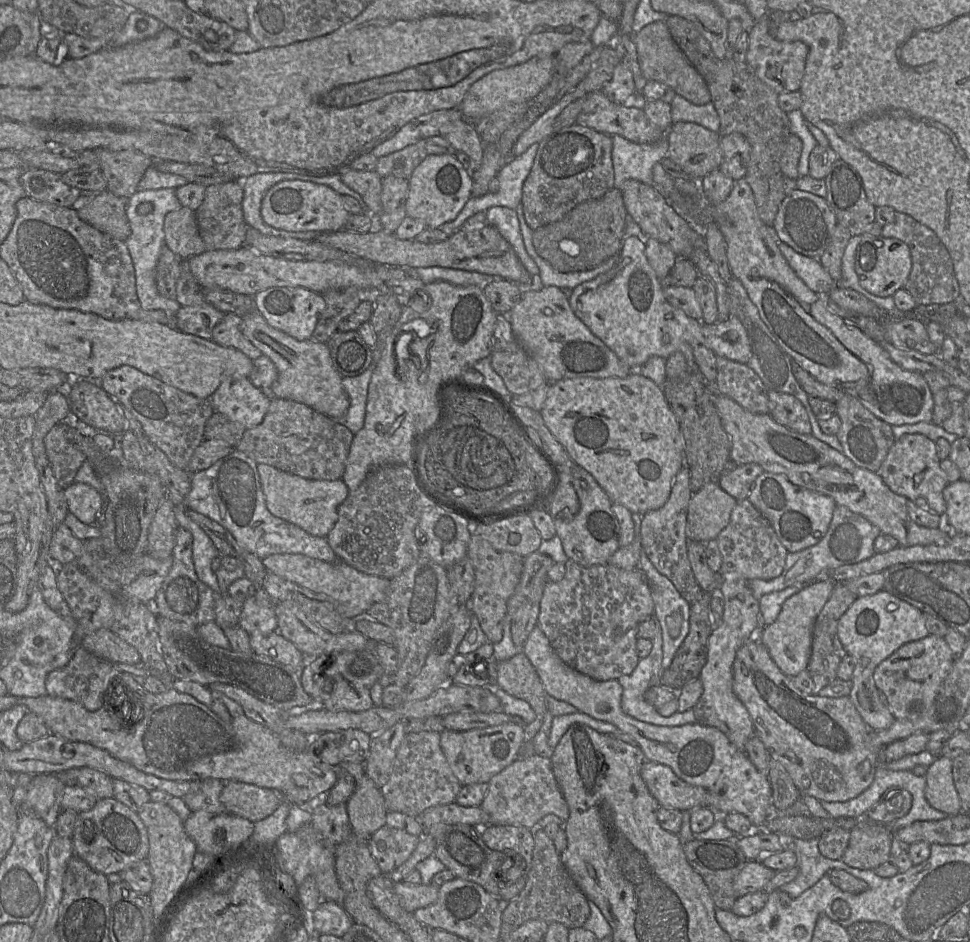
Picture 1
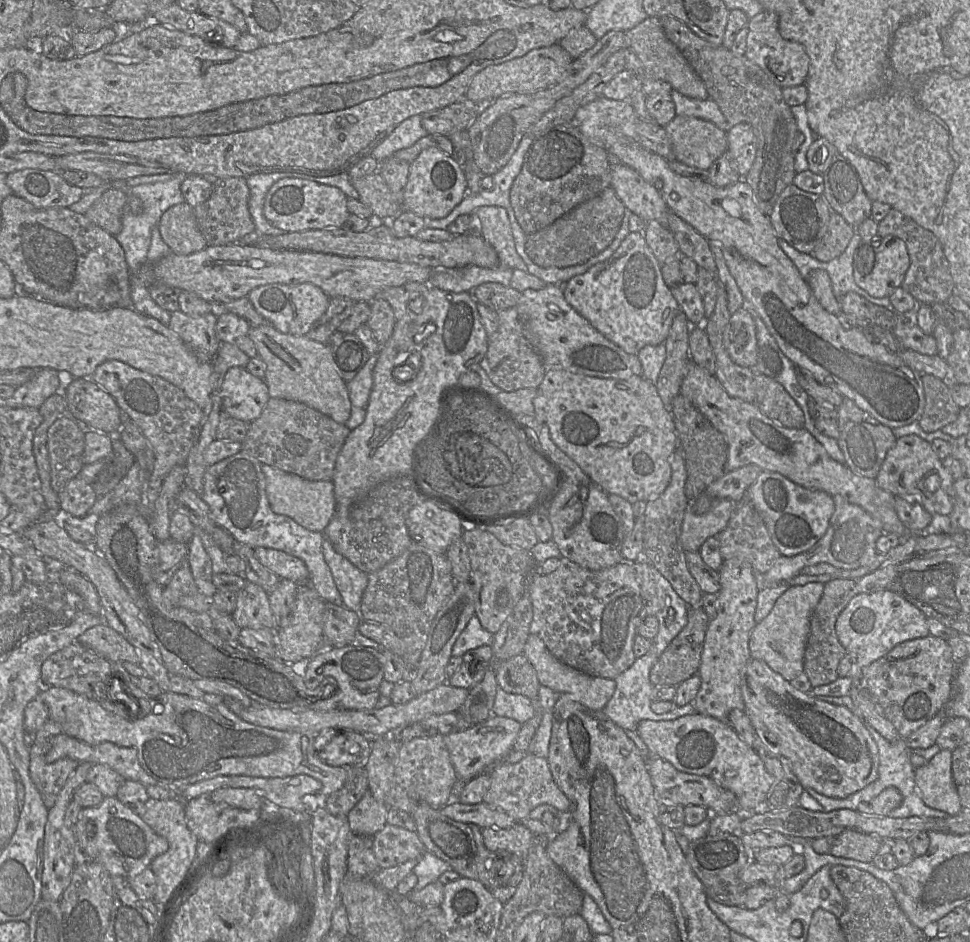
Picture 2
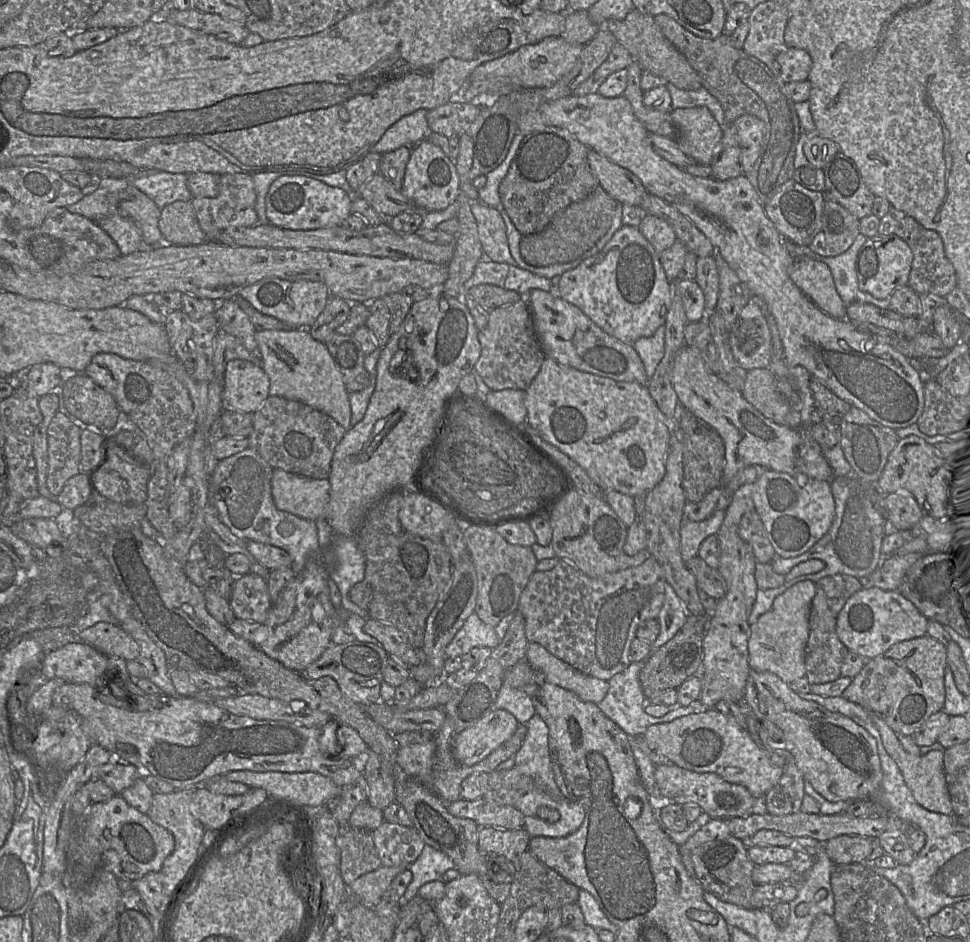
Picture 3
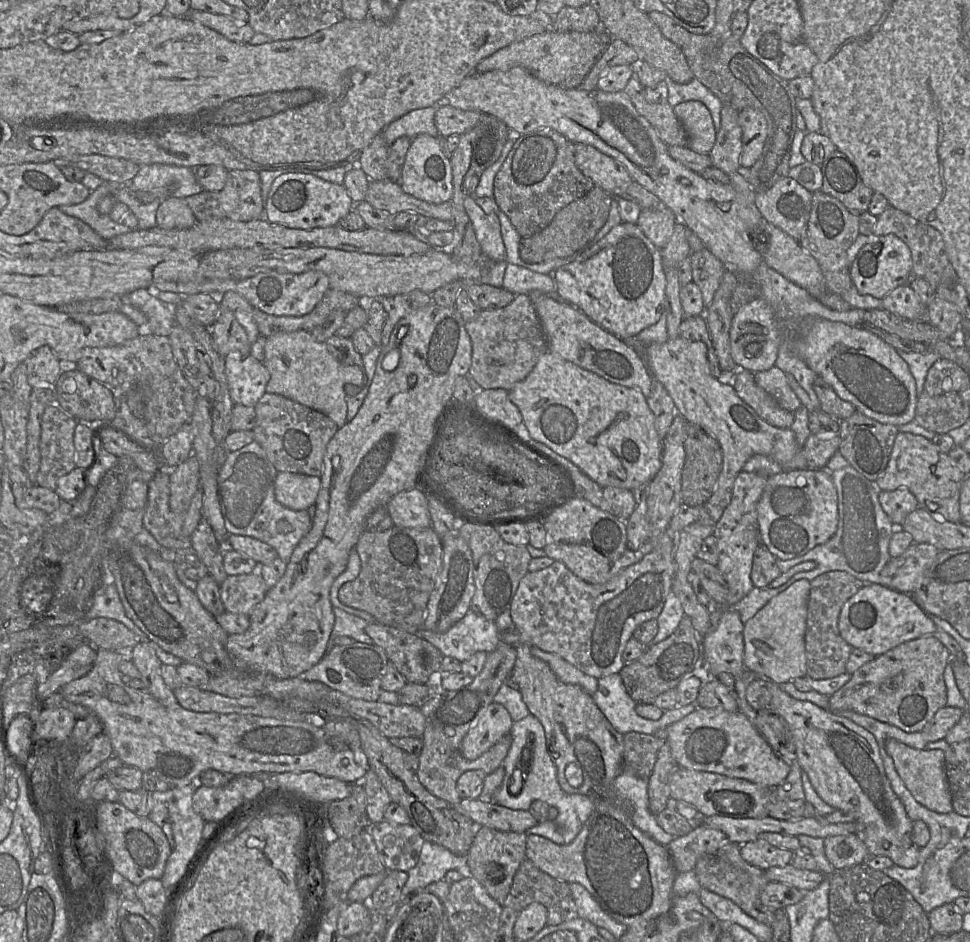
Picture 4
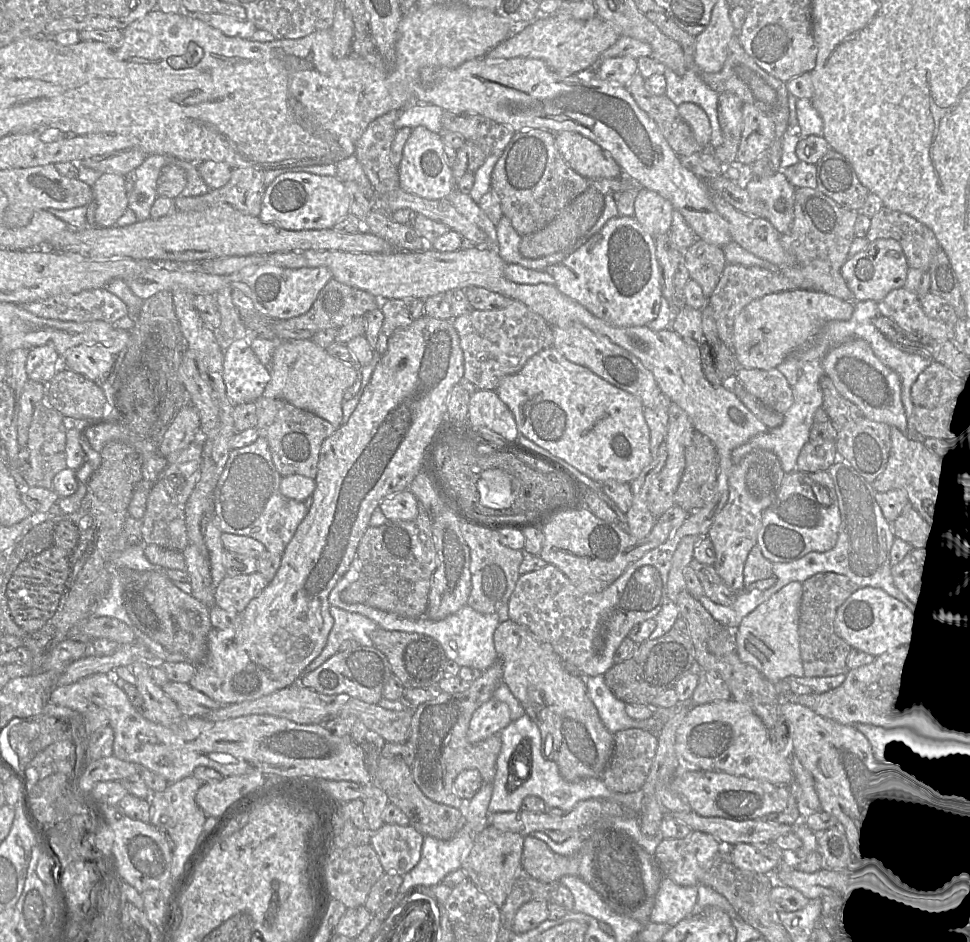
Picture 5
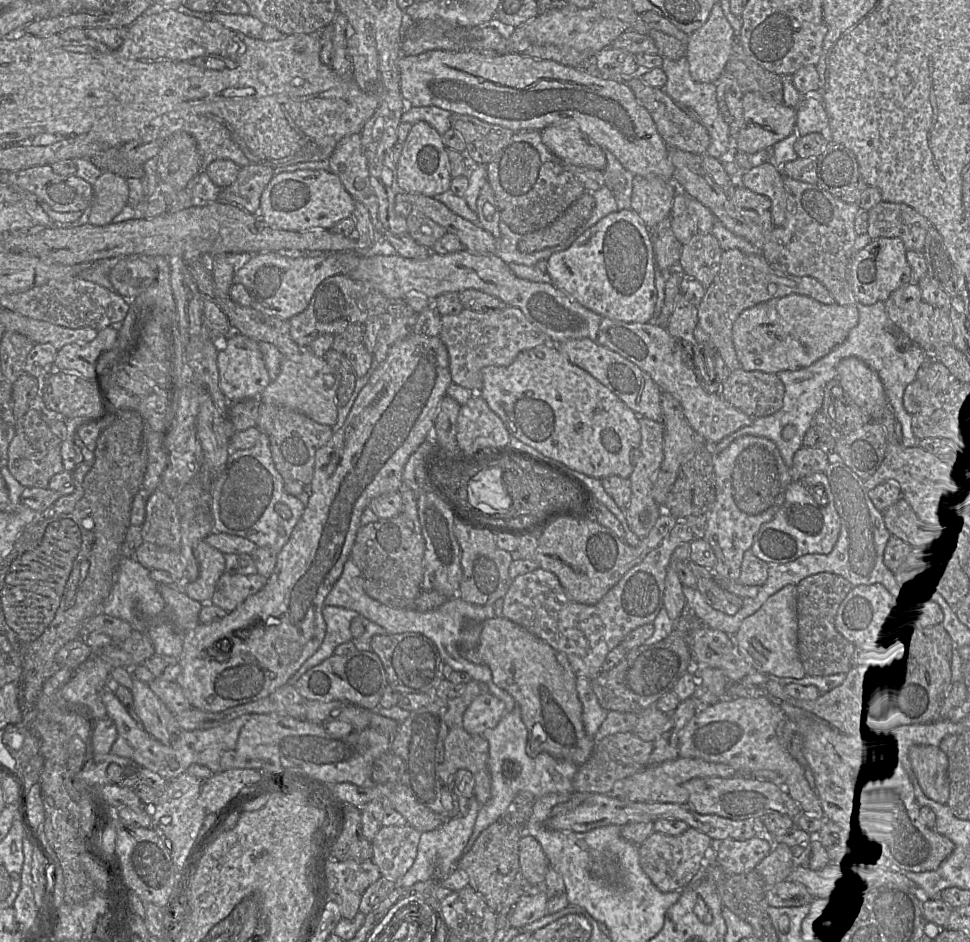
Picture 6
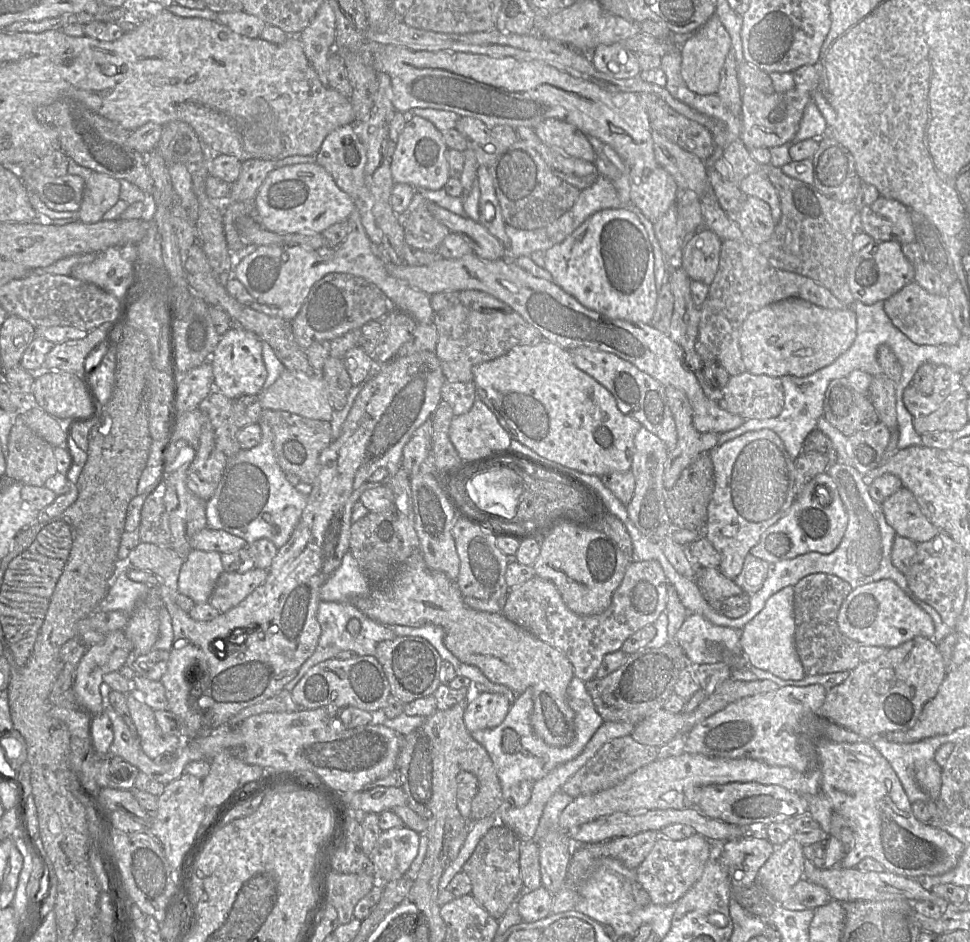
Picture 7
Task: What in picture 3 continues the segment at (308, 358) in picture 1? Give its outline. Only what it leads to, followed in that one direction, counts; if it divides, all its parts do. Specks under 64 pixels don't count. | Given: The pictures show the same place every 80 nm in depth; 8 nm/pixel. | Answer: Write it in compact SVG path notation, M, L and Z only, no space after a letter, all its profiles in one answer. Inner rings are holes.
M308 329L259 330L255 340L262 368L270 380L269 395L309 405L350 429L351 407L343 376L325 343L315 340Z

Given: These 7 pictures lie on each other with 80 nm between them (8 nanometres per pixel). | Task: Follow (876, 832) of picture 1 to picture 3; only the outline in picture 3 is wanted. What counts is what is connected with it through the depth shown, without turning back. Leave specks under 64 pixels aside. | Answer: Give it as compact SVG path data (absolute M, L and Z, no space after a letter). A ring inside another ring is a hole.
M839 835L825 842L825 850L836 865L866 862L876 839L860 835Z

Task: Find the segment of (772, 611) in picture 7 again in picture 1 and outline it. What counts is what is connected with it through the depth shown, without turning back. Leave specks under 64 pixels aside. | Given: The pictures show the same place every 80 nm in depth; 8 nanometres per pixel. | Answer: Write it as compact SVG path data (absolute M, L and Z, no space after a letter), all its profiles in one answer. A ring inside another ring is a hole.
M831 580L817 581L809 584L783 603L781 611L774 623L762 627L755 635L755 638L766 647L771 658L782 673L790 678L807 670L812 652L815 621L828 601L834 584L835 582Z

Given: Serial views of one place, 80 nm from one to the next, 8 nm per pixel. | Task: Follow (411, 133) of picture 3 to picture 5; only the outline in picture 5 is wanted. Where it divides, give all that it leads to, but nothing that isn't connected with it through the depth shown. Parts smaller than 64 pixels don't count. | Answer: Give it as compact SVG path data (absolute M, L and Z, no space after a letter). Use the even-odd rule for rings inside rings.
M413 103L403 109L395 122L396 130L404 127L414 129L424 126L434 133L441 134L443 127L441 118L443 109L428 103Z

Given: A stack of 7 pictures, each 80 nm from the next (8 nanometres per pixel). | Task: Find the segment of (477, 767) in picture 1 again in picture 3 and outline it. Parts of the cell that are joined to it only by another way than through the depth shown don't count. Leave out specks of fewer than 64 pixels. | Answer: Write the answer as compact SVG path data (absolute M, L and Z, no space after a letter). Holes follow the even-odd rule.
M495 709L474 726L459 733L453 742L453 755L463 766L472 766L486 758L508 740L519 722L506 710Z

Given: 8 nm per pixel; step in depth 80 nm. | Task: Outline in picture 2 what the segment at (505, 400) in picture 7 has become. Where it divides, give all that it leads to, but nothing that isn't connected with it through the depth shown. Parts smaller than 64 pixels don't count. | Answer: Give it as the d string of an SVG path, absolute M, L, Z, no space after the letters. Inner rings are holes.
M547 369L542 383L537 388L537 395L533 400L533 404L535 417L548 427L551 438L556 445L580 466L593 483L597 484L607 494L616 494L633 505L644 506L647 501L662 494L668 486L672 474L671 455L679 448L679 438L670 410L665 407L655 384L647 380L643 375L614 379L577 374L562 369Z

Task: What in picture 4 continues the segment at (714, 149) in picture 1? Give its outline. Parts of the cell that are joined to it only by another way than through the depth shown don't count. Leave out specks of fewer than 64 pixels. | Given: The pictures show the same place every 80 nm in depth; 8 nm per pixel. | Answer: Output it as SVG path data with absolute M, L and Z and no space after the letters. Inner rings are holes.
M686 101L675 106L674 113L686 130L687 147L700 154L710 154L717 131L708 108L698 101Z

